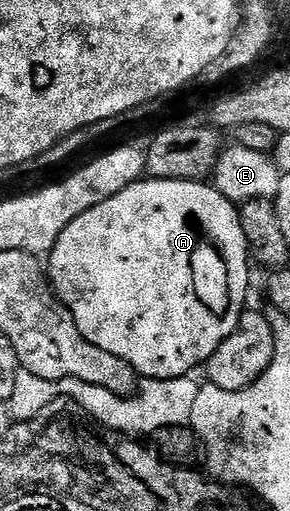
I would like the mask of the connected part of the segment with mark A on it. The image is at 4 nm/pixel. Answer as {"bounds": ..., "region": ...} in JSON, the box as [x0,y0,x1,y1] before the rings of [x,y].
{"bounds":[46,178,250,380],"region":[[[141,178],[135,184],[126,186],[114,198],[86,210],[62,234],[58,234],[58,242],[46,256],[46,275],[56,297],[70,310],[82,338],[86,342],[94,342],[98,350],[106,350],[106,354],[114,354],[114,358],[122,358],[122,362],[130,362],[137,377],[150,380],[169,380],[179,376],[188,376],[196,367],[207,365],[209,358],[234,334],[241,314],[246,311],[244,304],[248,300],[248,260],[250,253],[246,234],[242,230],[240,208],[225,201],[212,186],[202,186],[199,180],[153,180]]]}

